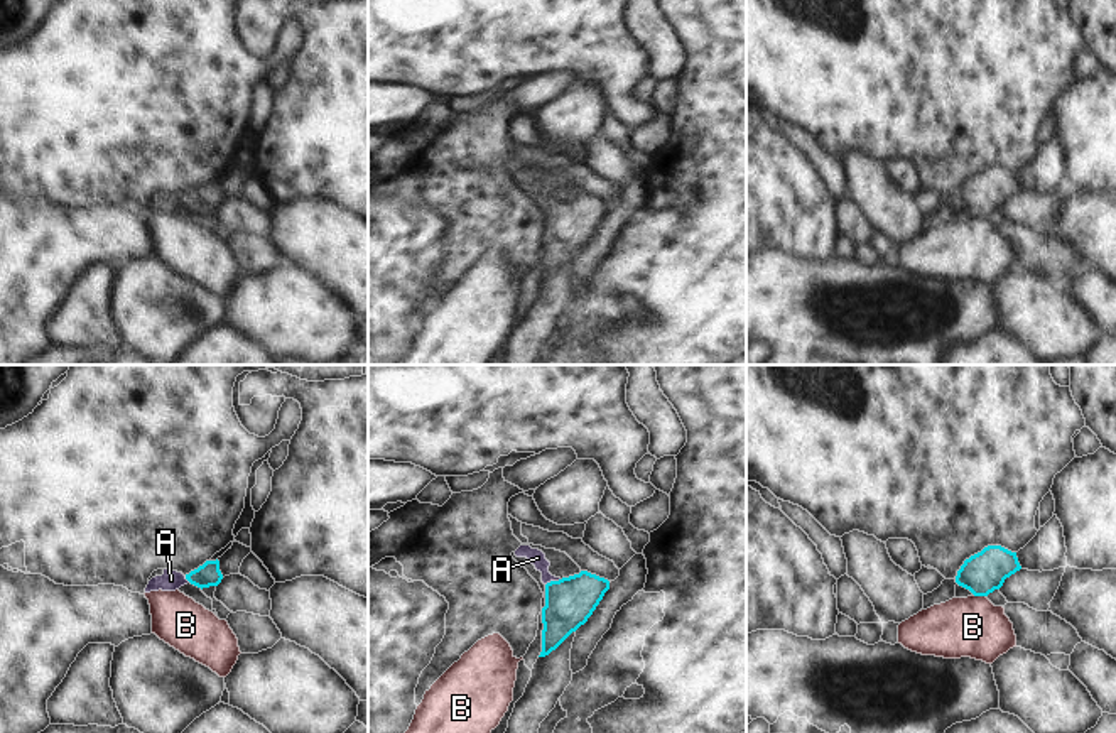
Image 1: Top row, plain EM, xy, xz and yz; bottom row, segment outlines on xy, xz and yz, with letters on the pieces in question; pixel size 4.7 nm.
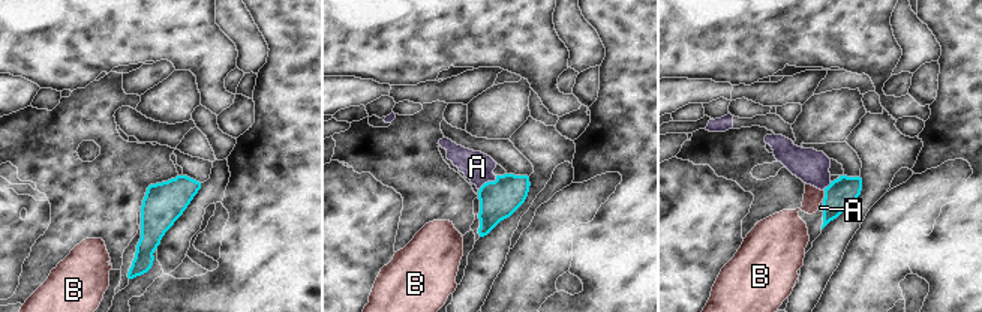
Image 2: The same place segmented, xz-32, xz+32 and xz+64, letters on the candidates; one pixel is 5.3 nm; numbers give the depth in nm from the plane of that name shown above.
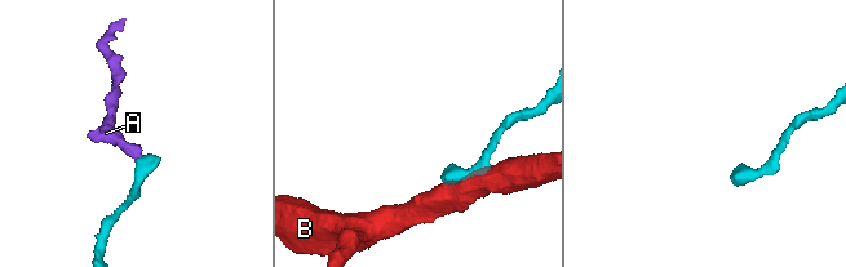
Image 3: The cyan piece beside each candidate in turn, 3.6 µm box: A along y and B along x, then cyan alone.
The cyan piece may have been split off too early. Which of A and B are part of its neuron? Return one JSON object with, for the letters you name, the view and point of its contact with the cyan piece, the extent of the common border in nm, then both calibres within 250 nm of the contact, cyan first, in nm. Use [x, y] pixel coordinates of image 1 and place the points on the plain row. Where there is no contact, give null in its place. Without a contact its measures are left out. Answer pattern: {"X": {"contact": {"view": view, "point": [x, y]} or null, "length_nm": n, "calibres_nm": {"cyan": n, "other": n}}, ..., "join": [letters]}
{"A": {"contact": {"view": "xz", "point": [552, 203]}, "length_nm": 80, "calibres_nm": {"cyan": 240, "other": 80}}, "join": ["A"]}

